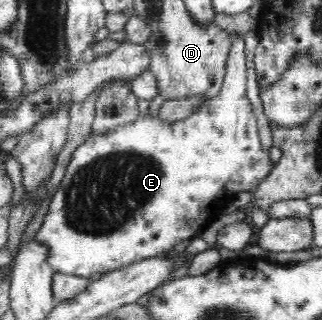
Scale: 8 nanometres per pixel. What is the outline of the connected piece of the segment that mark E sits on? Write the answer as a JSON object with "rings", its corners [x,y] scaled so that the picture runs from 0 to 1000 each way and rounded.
{"rings":[[[714,106],[714,119],[720,122],[720,144],[705,178],[696,259],[680,297],[640,309],[637,322],[624,325],[606,347],[596,347],[571,375],[525,381],[506,378],[491,366],[469,369],[457,359],[379,391],[357,409],[326,416],[326,422],[286,416],[233,466],[220,503],[208,516],[208,534],[158,622],[149,666],[109,738],[115,756],[140,763],[152,775],[146,819],[152,819],[171,853],[239,859],[280,875],[295,853],[332,856],[447,809],[516,797],[559,753],[599,744],[602,734],[624,725],[640,703],[655,697],[661,678],[686,666],[693,609],[711,616],[717,603],[730,603],[730,584],[736,584],[736,597],[786,600],[811,572],[811,559],[835,547],[848,516],[835,494],[835,472],[820,472],[811,463],[811,434],[798,413],[798,375],[764,294],[767,219],[761,206],[761,159],[755,156],[761,153],[761,131],[755,113],[739,113],[736,106]]]}

